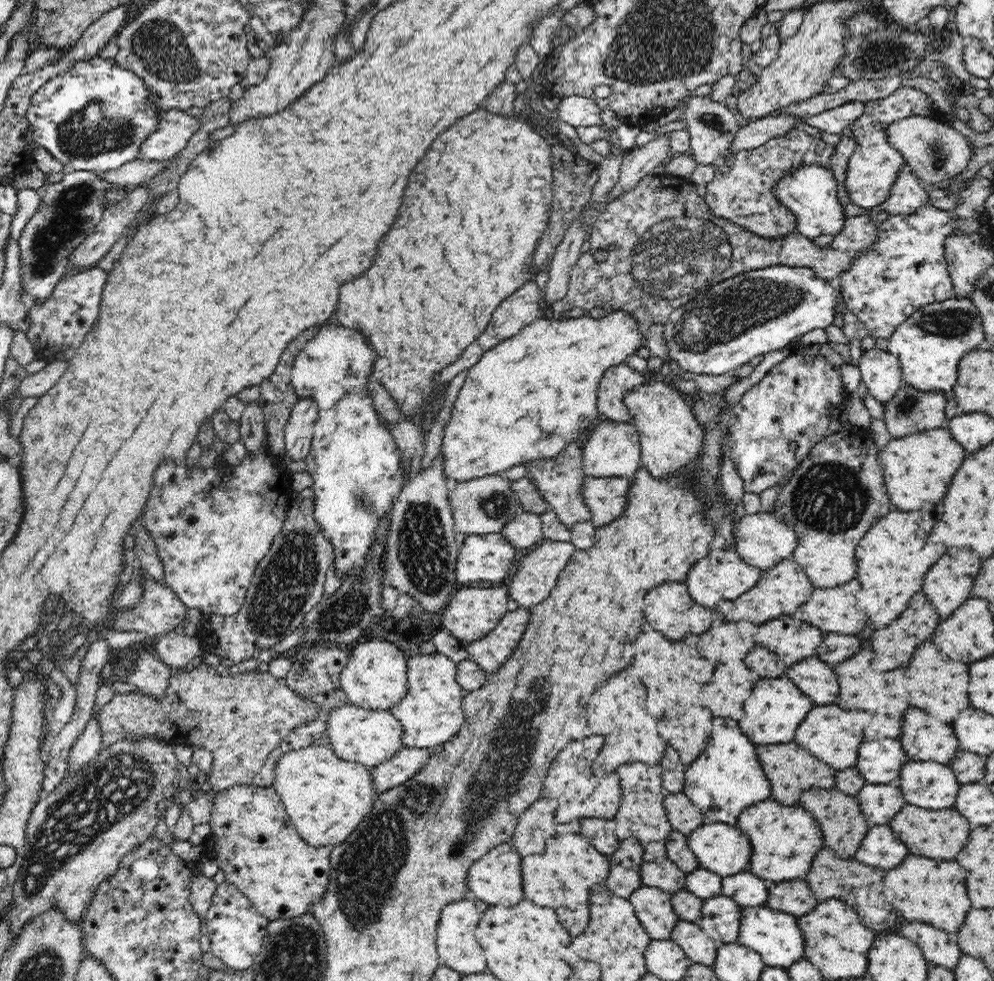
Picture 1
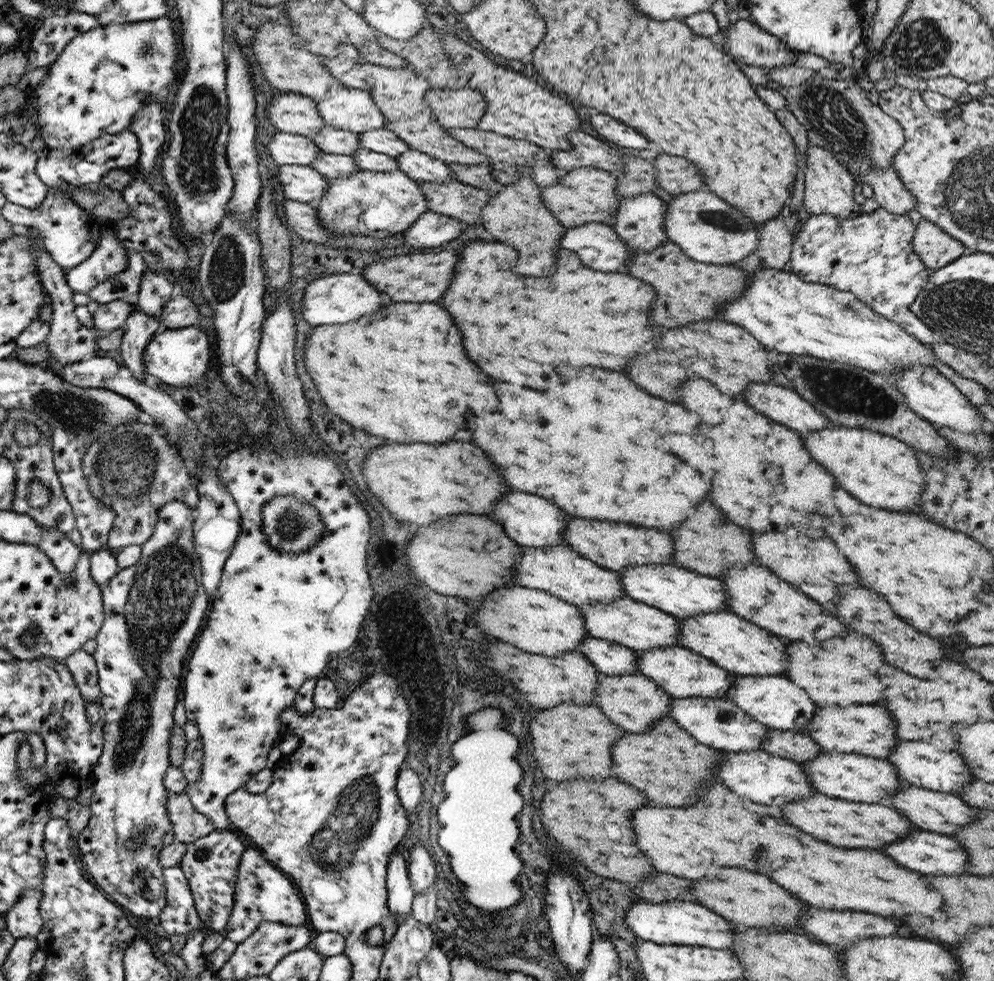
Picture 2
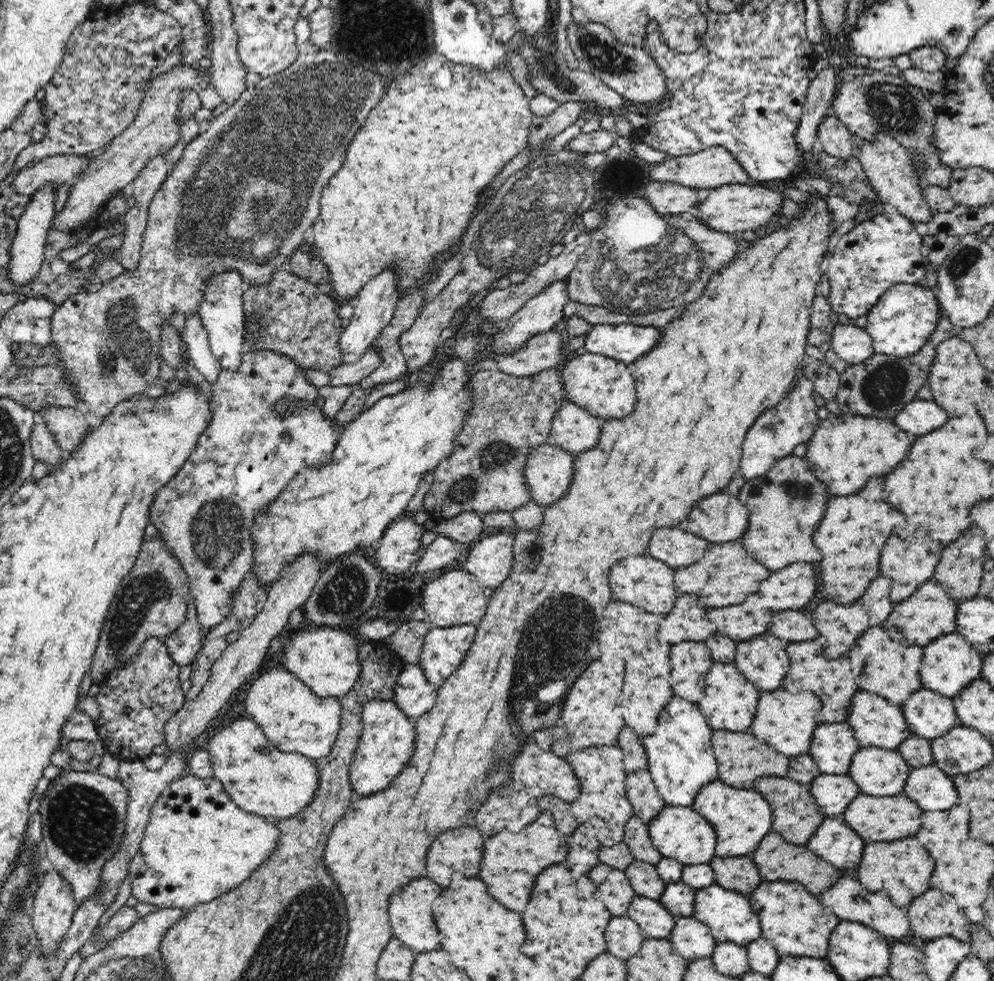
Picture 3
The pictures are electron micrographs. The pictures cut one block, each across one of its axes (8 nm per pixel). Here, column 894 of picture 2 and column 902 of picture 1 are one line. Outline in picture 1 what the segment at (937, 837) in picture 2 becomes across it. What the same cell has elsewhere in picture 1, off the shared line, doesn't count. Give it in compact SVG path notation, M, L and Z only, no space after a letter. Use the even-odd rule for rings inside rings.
M872 826L866 832L864 842L860 844L860 850L856 852L854 860L890 870L896 868L906 856L908 848L902 840L896 838L890 826Z

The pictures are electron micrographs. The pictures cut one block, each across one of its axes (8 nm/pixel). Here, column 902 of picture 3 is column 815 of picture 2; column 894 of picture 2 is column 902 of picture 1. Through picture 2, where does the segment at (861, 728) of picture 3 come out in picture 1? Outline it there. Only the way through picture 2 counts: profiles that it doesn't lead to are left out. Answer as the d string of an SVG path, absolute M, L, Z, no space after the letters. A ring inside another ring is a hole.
M908 710L902 726L902 746L909 761L933 761L949 765L959 742L952 725L936 720L924 710Z

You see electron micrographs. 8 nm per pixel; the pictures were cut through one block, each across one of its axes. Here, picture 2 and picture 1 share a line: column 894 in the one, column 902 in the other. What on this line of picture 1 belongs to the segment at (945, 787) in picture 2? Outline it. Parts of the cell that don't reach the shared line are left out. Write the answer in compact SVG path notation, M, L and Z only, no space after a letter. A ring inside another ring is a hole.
M884 738L860 746L856 768L866 782L890 785L900 778L900 770L908 761L898 740Z

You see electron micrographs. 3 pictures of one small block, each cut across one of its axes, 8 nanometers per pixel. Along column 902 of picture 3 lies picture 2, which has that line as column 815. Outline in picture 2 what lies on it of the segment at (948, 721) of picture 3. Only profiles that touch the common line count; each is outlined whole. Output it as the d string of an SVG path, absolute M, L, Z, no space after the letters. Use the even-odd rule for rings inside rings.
M737 676L727 690L727 700L738 705L747 715L776 730L805 730L815 715L817 704L810 695L784 676Z

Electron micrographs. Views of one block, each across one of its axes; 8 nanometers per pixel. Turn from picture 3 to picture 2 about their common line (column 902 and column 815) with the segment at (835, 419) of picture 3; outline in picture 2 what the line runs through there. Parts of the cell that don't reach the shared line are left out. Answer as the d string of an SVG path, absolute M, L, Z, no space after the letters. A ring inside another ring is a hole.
M827 426L822 430L810 431L810 436L804 438L804 444L810 450L812 458L816 462L820 462L838 480L838 484L846 492L850 492L854 498L858 498L862 504L878 506L878 508L884 508L884 510L896 510L896 512L912 510L912 508L918 506L918 498L926 487L926 481L923 477L925 474L922 474L920 462L918 462L914 453L915 449L900 439L872 430Z

